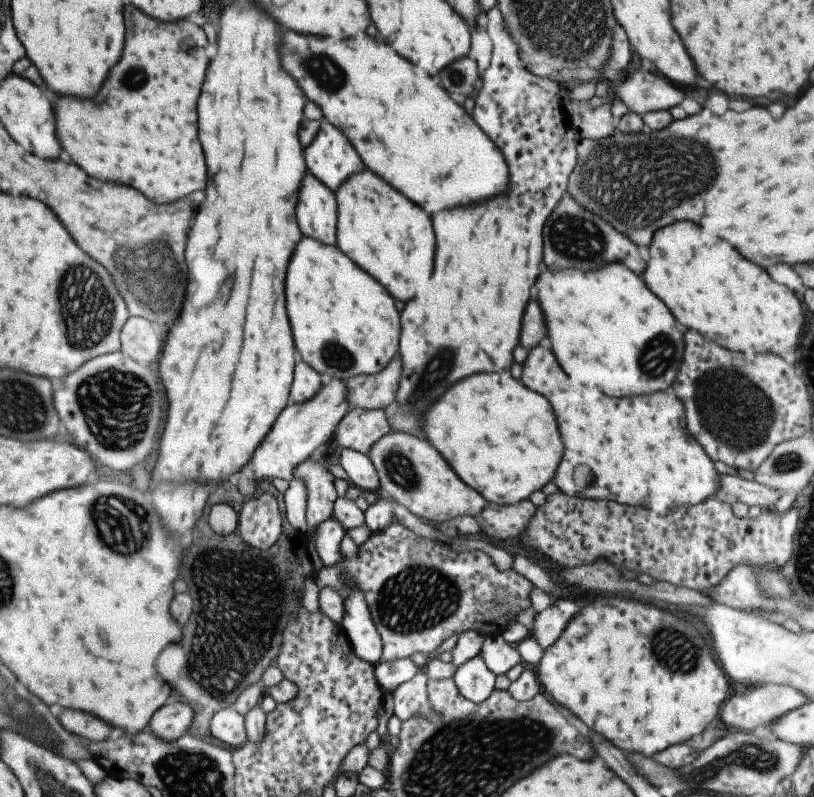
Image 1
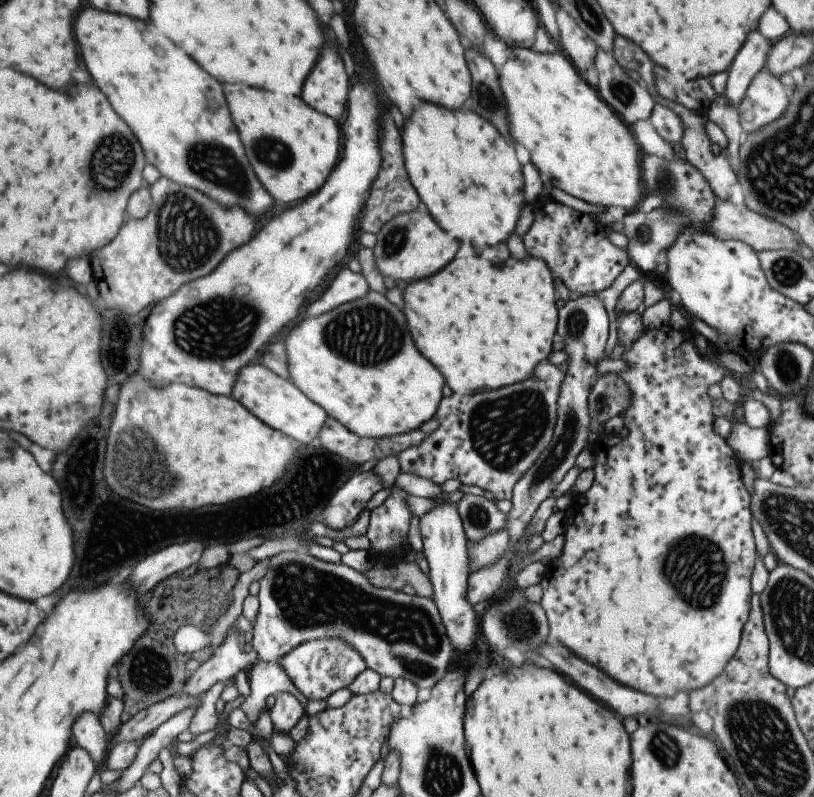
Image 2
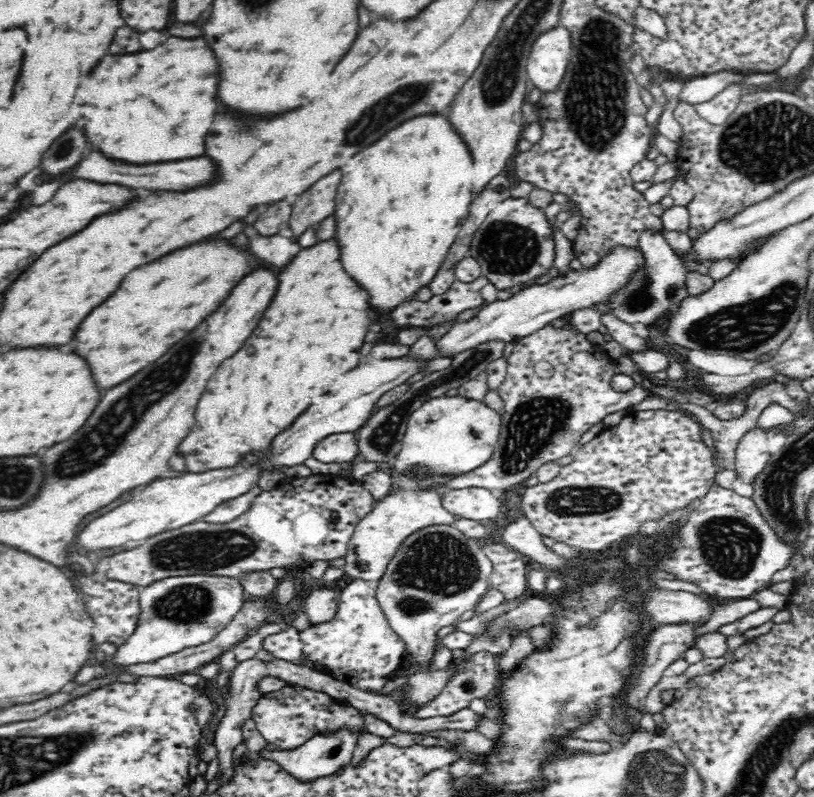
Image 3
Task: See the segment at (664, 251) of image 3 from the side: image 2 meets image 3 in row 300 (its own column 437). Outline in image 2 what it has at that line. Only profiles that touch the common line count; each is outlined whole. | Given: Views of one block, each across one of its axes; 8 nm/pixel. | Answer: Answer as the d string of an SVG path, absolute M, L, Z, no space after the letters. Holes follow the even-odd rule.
M299 551L279 552L279 554L275 554L275 556L271 556L269 560L267 560L267 570L265 570L265 574L263 574L258 581L257 584L259 584L259 590L257 590L256 594L257 601L259 602L258 612L257 616L255 616L255 621L252 623L253 630L251 631L251 634L253 635L253 638L249 644L249 647L257 654L258 661L276 662L283 658L287 652L290 652L293 648L299 646L299 644L309 640L343 638L347 644L351 644L353 650L357 650L357 654L363 658L363 662L367 664L367 668L373 670L376 674L379 674L379 677L390 677L391 679L403 678L404 680L409 680L411 684L415 684L417 689L433 688L439 680L443 680L443 676L445 676L454 661L451 644L449 638L447 638L447 634L445 634L435 604L431 599L414 595L411 590L375 588L367 582L367 578L363 576L363 573L357 573L355 570L351 570L351 568L347 568L347 566L344 566L341 563L327 563L318 560L317 558L313 558L313 556Z

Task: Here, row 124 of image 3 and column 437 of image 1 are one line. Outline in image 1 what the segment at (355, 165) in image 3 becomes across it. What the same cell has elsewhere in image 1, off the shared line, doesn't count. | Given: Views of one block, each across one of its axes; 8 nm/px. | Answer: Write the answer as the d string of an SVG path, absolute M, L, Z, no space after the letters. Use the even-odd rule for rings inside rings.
M507 372L475 374L463 378L463 382L455 382L455 386L422 414L420 430L423 439L443 457L463 484L478 492L485 502L499 506L515 504L528 499L534 490L541 490L547 481L552 480L563 450L555 416L547 400L521 386Z

